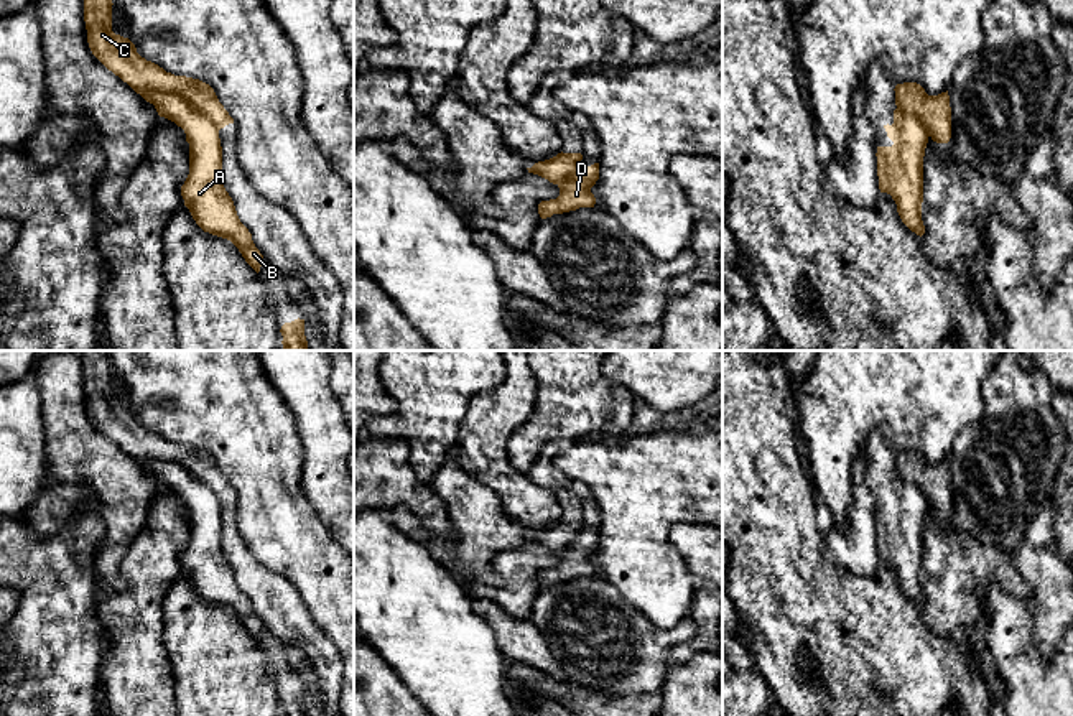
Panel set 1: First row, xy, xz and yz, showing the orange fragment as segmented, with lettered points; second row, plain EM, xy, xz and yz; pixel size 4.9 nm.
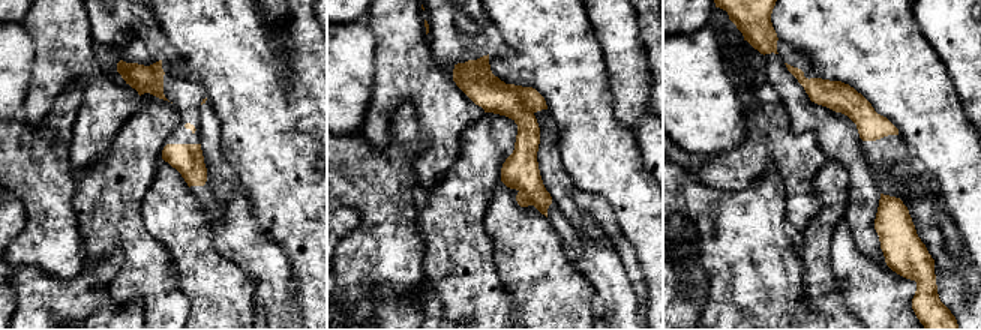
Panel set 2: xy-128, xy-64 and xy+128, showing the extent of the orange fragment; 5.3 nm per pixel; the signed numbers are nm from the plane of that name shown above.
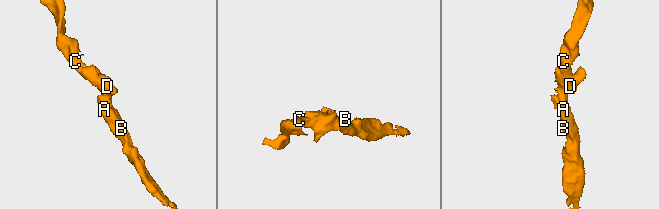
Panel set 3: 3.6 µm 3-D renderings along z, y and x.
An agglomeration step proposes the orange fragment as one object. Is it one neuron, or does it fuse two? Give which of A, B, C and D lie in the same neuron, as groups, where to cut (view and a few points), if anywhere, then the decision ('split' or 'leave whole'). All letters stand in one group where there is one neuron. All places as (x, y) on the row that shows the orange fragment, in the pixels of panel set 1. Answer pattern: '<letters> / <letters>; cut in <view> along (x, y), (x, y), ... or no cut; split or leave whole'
A B / C D; cut in xy along (142, 96), (152, 91), (175, 91), (218, 130); split

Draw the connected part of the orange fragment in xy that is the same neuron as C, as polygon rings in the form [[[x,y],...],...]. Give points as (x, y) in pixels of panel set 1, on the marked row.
[[[84,0],[84,21],[92,54],[142,97],[153,91],[170,91],[184,97],[204,114],[217,130],[234,119],[219,102],[214,89],[193,77],[174,76],[137,53],[135,44],[112,31],[112,0]]]

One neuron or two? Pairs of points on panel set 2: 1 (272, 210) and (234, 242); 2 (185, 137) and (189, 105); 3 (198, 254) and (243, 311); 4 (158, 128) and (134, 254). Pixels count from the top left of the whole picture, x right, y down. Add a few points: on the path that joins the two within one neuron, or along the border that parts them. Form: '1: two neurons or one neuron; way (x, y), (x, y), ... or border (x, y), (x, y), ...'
1: two neurons; border (245, 198), (251, 207), (252, 219), (281, 248)
2: one neuron; way (188, 129), (189, 113)
3: one neuron; way (200, 267), (230, 297)
4: one neuron; way (132, 159), (129, 167), (129, 222)

